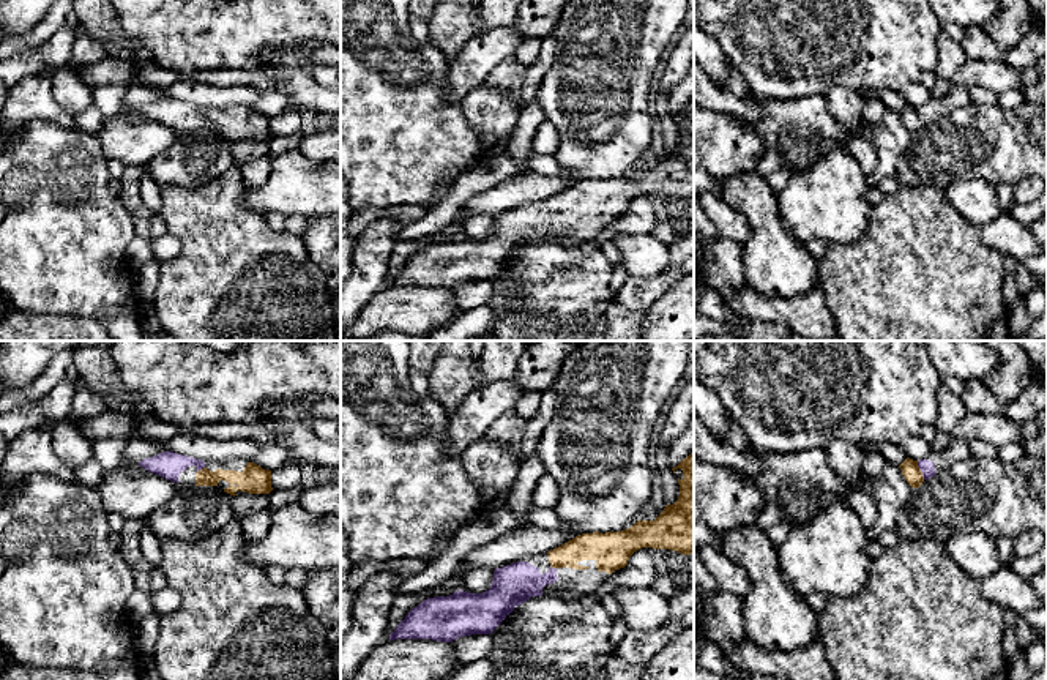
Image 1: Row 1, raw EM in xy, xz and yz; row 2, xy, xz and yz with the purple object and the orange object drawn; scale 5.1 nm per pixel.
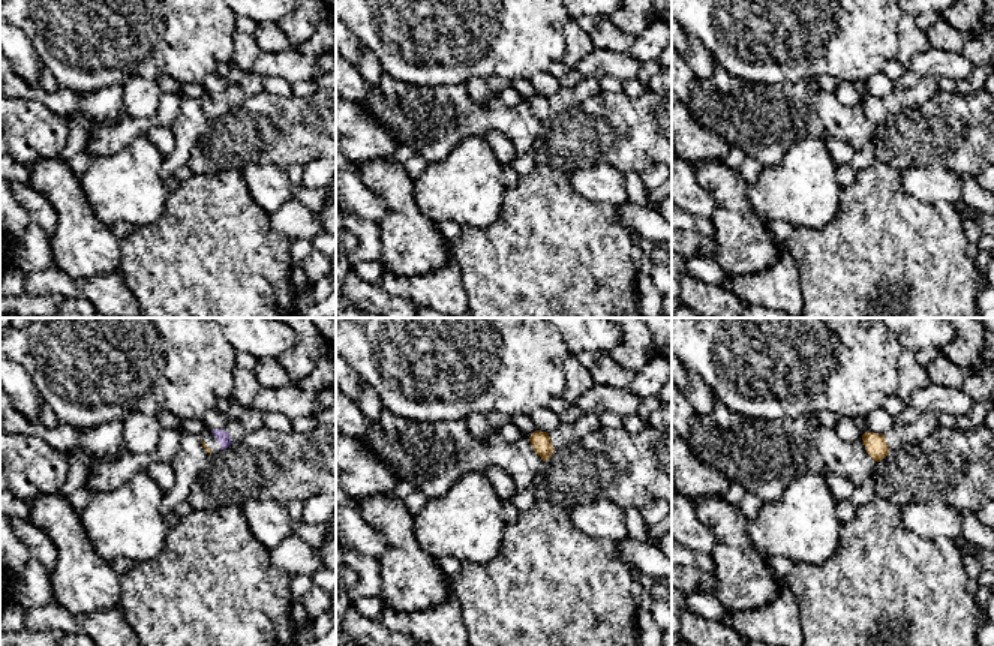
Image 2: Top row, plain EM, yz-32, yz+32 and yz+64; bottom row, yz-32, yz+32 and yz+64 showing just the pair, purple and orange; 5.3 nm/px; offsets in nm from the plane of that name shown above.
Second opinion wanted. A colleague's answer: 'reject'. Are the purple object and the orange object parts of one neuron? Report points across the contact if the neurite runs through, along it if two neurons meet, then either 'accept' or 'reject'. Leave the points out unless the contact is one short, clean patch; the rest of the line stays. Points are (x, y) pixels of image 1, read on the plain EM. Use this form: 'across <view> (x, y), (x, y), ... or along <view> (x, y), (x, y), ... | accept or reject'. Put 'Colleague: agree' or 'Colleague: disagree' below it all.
across yz (927, 115), (921, 117), (910, 117) | accept
Colleague: disagree

